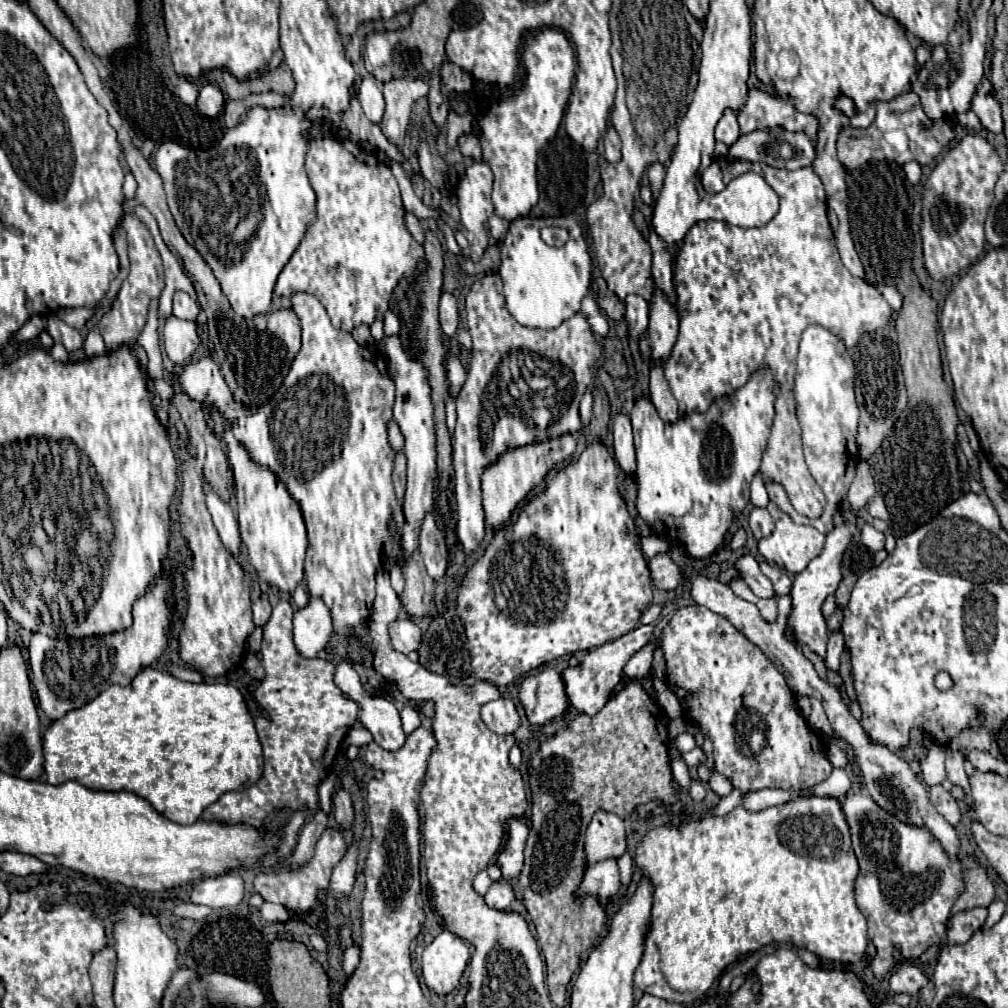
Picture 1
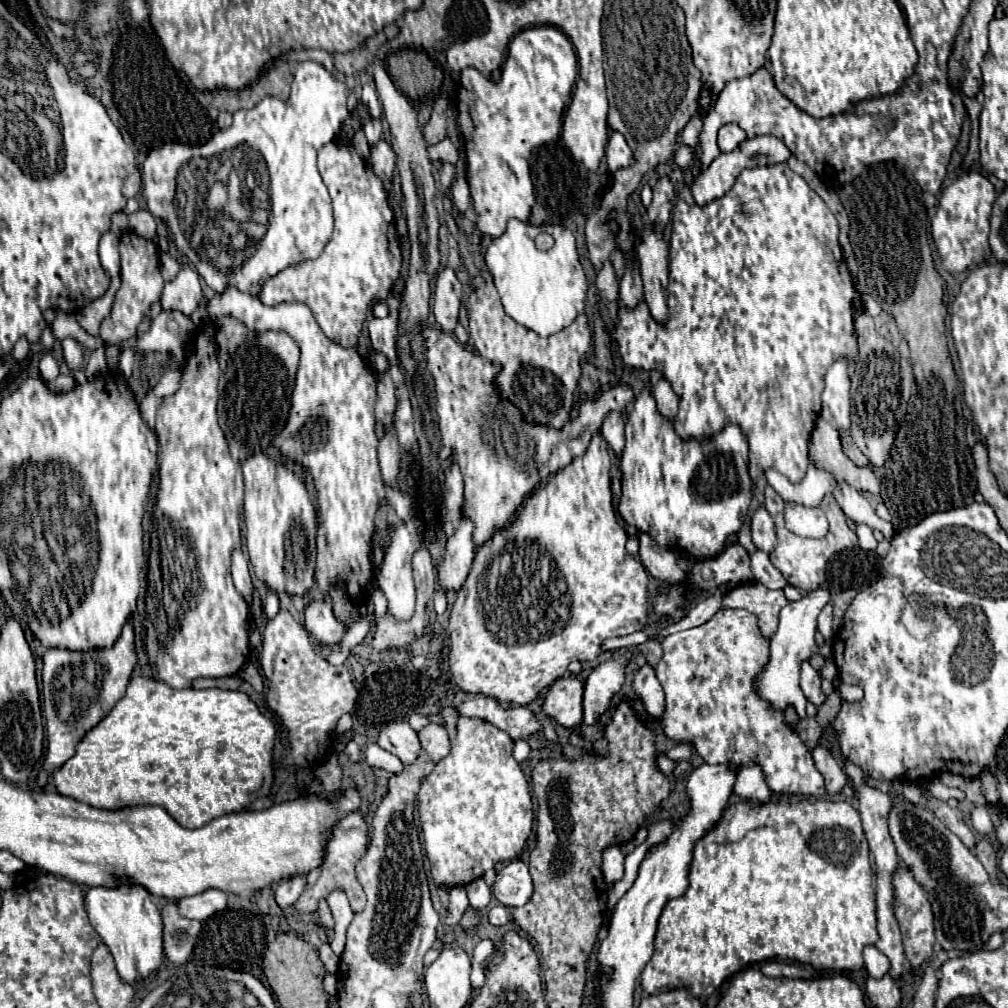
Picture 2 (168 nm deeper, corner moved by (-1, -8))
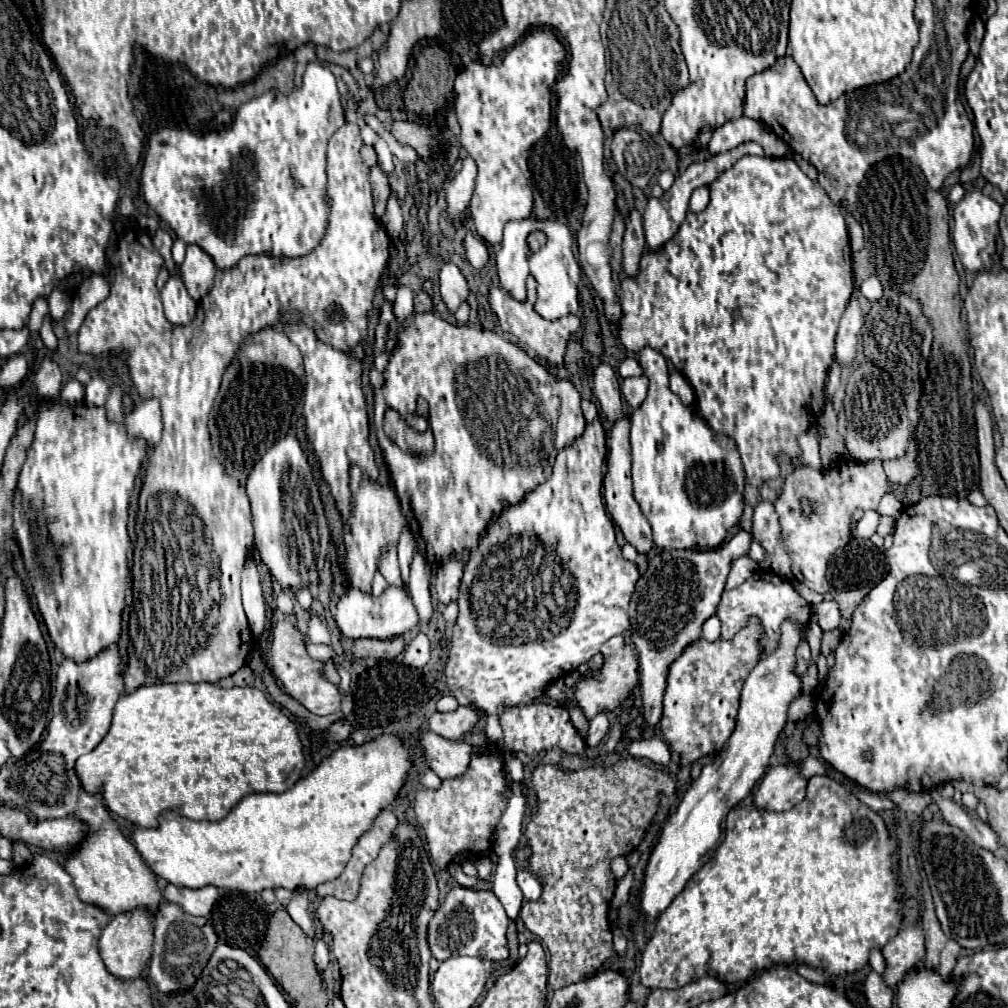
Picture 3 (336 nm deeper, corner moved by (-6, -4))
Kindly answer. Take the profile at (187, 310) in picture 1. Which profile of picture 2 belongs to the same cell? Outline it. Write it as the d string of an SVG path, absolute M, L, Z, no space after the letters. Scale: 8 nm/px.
M187 262L181 266L181 270L173 280L165 282L161 306L165 310L181 310L183 314L191 316L199 304L201 304L201 276Z

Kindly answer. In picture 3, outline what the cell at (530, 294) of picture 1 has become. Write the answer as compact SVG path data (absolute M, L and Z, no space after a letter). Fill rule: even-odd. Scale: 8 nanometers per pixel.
M534 218L508 222L504 228L504 240L500 244L500 250L496 252L496 268L498 268L500 286L504 290L508 290L508 294L512 298L516 298L518 302L526 302L526 280L528 280L528 276L534 276L534 280L538 282L538 288L536 288L538 296L536 296L534 310L544 320L558 320L562 316L576 314L580 308L578 284L580 284L582 272L580 272L580 264L574 256L572 246L574 246L574 236L572 236L570 228L562 222L534 220ZM534 230L544 230L548 236L548 242L544 248L530 254L526 238Z

